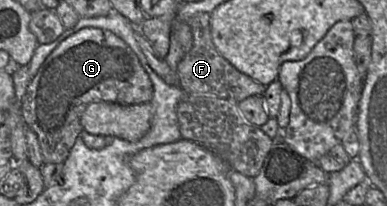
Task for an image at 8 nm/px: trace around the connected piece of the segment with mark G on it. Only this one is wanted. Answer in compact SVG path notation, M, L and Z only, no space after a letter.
M86 27L63 40L46 58L21 101L25 124L38 137L45 163L64 163L83 127L81 114L92 102L120 105L150 102L153 84L133 50L109 30Z

